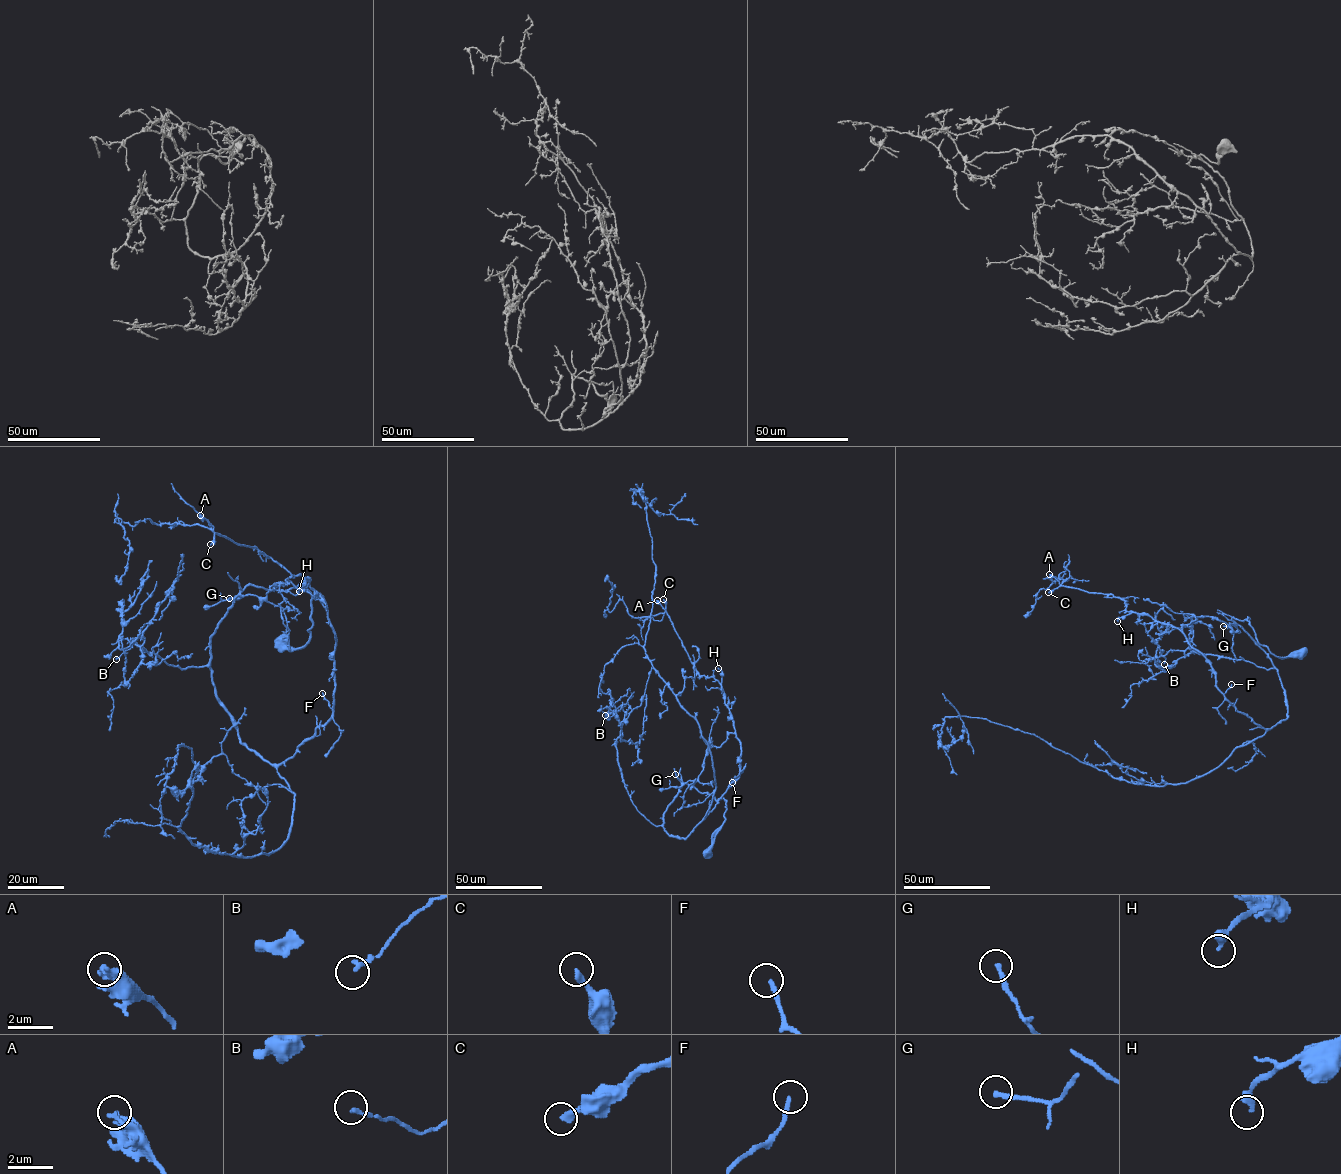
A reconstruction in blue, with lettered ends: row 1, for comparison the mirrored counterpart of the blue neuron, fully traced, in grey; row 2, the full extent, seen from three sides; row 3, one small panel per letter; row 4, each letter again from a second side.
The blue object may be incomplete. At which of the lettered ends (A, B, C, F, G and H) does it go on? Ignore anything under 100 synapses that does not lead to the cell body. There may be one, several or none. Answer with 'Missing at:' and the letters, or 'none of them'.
Missing at: C

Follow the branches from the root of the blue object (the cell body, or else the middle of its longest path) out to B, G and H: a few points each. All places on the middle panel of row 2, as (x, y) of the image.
B: (709, 852), (726, 801), (685, 782), (663, 823), (652, 824), (624, 785), (616, 746), (620, 723), (605, 715)
G: (709, 852), (723, 798), (685, 782), (664, 814), (685, 838), (714, 807), (736, 735), (697, 779), (675, 774)
H: (709, 852), (725, 820), (723, 798), (685, 782), (663, 824), (685, 838), (739, 776), (741, 744), (718, 668)

